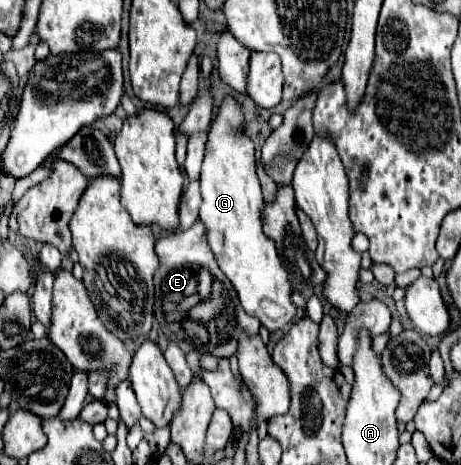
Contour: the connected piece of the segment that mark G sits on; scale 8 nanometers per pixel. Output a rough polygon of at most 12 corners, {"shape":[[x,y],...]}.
{"shape":[[244,106],[210,124],[200,220],[246,314],[294,318]]}

